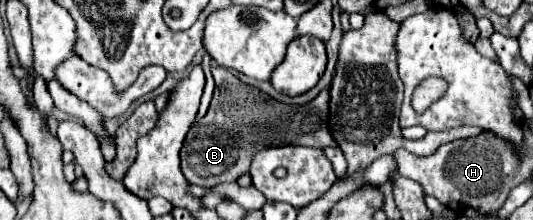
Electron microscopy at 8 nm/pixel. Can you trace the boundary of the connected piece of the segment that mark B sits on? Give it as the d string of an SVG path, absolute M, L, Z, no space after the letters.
M212 67L212 75L216 81L216 89L214 89L210 109L200 121L196 121L190 127L186 141L184 141L184 147L180 151L182 173L190 185L210 189L220 183L234 183L240 175L248 173L250 161L256 155L256 151L266 149L266 147L282 147L282 145L306 145L306 147L318 147L318 149L336 147L336 141L332 139L332 133L328 131L328 91L330 91L330 85L324 91L320 91L320 95L314 101L310 101L306 105L284 105L284 103L272 99L270 95L262 93L260 89L242 83L240 79L236 79L236 75L232 75L224 67Z

